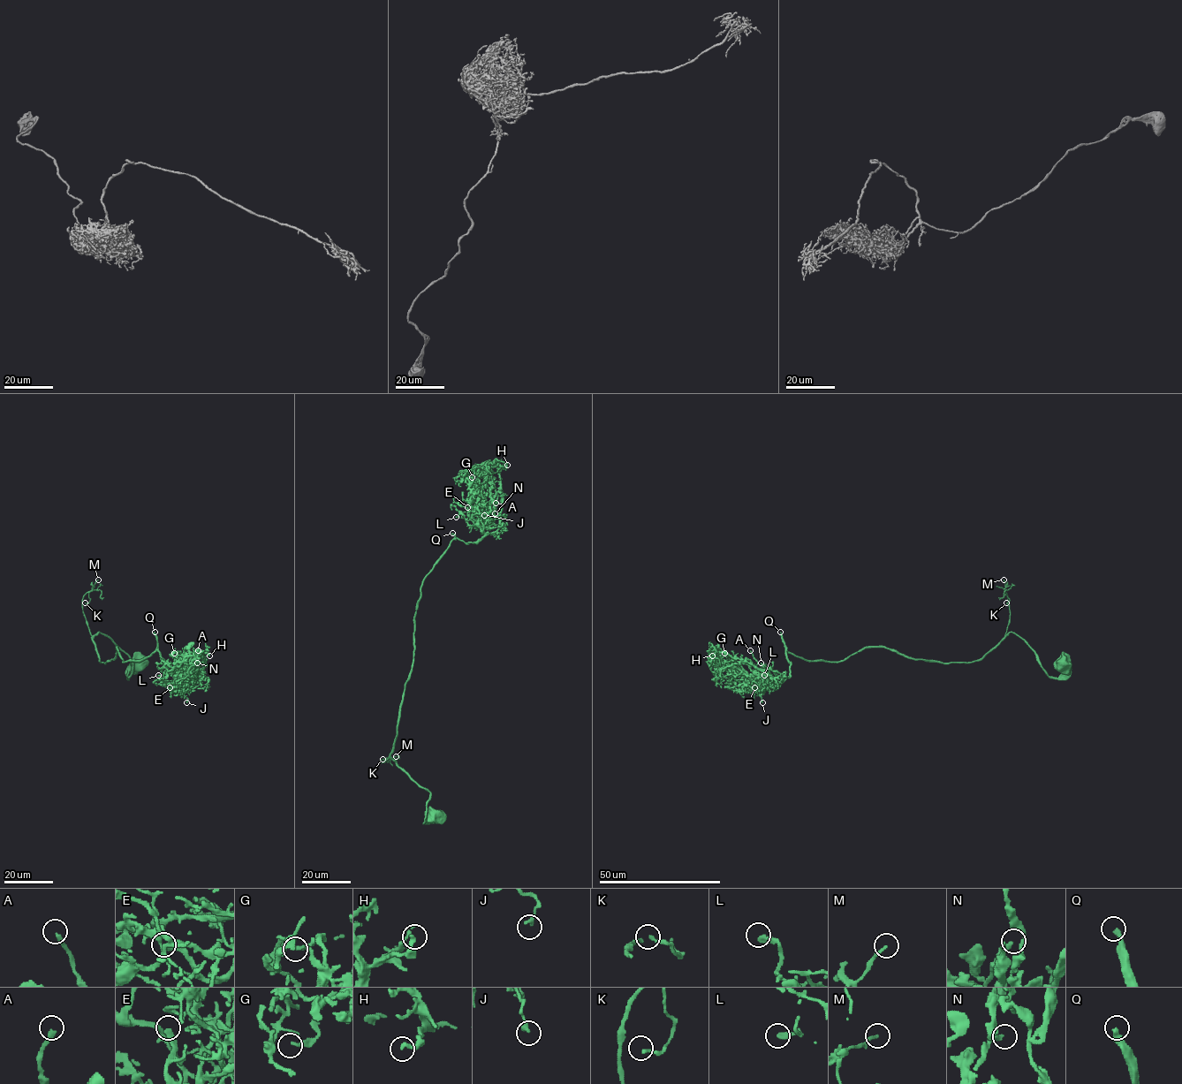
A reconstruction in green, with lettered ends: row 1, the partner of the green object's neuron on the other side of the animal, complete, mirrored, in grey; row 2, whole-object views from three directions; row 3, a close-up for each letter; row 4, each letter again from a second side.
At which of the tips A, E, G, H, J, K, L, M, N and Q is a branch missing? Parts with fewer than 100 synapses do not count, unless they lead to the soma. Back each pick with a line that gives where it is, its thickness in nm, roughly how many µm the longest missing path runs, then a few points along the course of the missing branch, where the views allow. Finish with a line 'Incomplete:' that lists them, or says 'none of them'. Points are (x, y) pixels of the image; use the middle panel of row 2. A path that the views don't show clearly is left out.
E: place (467, 507); calibre 320 nm; missing 20 µm; course (467, 507), (462, 488), (472, 478), (475, 479)
Q: place (452, 533); calibre 320 nm; missing 170 µm
Incomplete: E, Q

